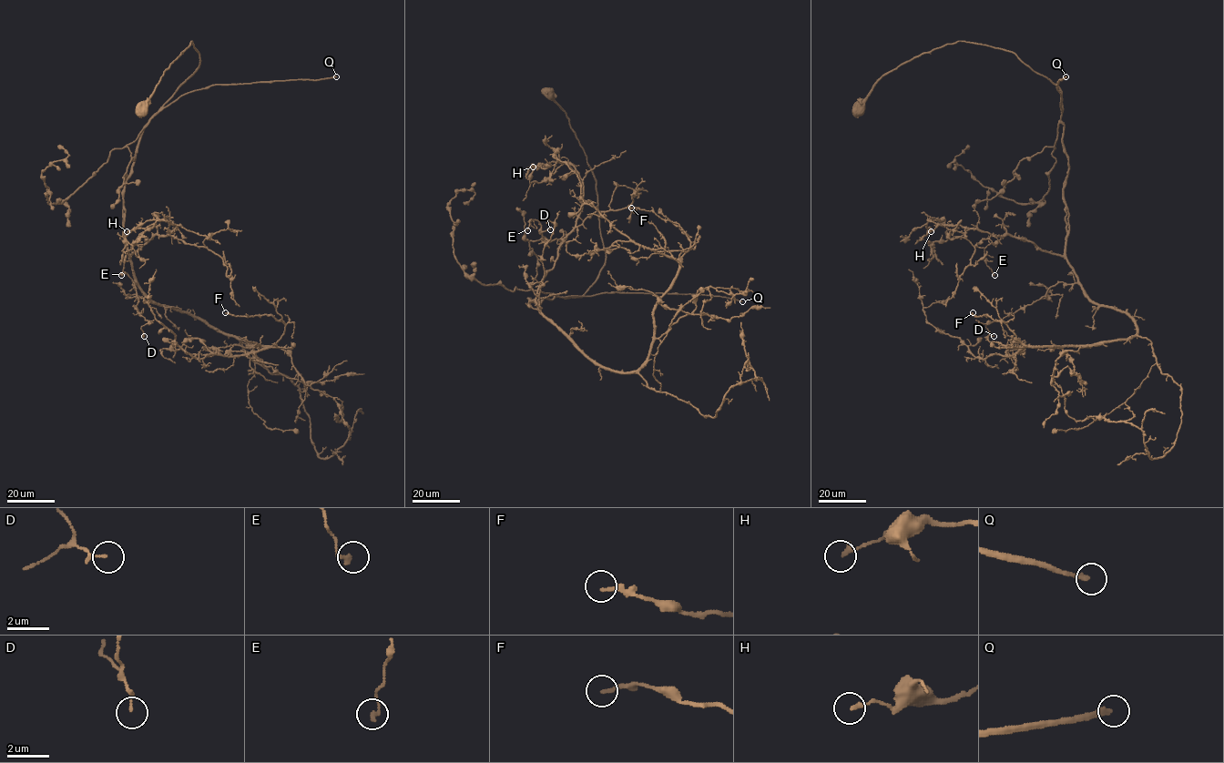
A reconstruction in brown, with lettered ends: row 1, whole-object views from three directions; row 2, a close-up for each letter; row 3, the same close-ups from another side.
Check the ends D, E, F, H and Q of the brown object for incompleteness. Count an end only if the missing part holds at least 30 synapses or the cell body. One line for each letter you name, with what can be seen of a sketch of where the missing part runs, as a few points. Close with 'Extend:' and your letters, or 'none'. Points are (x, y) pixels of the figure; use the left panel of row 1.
Extend: Q

